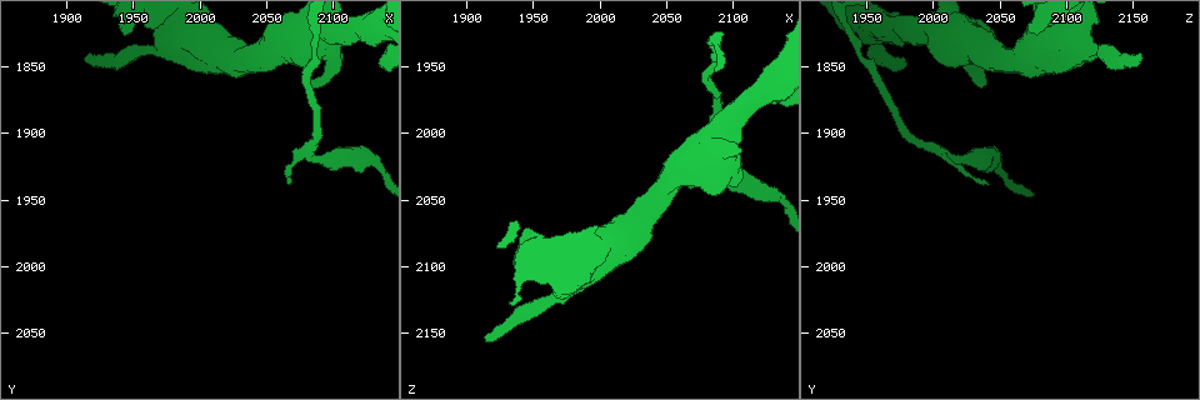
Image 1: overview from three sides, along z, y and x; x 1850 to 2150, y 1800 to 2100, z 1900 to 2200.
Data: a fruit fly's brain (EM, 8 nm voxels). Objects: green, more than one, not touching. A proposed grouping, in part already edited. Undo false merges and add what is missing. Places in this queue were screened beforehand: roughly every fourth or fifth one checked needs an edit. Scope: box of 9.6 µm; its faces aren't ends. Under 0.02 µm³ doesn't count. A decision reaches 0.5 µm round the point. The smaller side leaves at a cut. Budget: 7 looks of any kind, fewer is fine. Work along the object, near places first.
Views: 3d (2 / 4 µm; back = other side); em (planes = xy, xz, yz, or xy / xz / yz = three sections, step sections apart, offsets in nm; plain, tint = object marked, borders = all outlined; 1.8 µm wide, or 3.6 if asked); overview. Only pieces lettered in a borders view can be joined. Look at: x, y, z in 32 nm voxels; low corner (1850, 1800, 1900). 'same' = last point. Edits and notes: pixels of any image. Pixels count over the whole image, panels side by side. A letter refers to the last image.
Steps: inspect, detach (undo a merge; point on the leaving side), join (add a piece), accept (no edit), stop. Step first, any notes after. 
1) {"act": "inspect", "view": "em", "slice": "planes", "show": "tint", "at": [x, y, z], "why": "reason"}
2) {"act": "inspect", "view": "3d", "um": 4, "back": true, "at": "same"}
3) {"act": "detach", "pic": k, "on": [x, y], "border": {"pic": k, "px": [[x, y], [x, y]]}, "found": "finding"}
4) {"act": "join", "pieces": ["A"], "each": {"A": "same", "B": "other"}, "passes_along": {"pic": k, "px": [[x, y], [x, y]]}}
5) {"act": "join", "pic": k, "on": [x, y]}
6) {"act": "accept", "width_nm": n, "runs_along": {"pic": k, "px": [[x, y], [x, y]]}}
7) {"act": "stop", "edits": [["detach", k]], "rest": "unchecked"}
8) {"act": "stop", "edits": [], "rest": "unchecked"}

{"act": "inspect", "view": "em", "slice": "planes", "show": "borders", "at": [2084, 1862, 2040], "why": "thick end"}

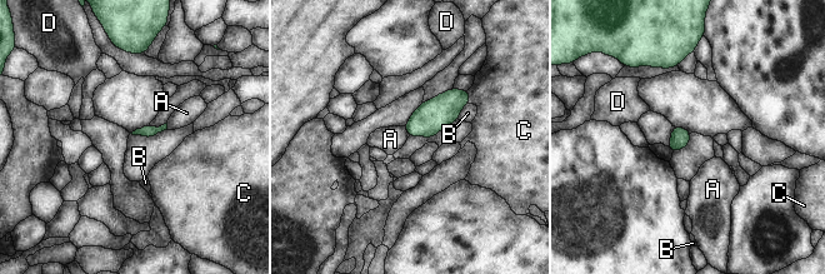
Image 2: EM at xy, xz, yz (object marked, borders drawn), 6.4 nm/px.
{"act": "accept", "each": {"A": "other", "B": "other", "C": "other", "D": "other"}, "found": "no lettered piece goes on from it"}

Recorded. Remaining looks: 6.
{"act": "inspect", "view": "em", "slice": "yz", "step": 16, "show": "tint", "at": [2068, 1938, 2042], "why": "an open end"}

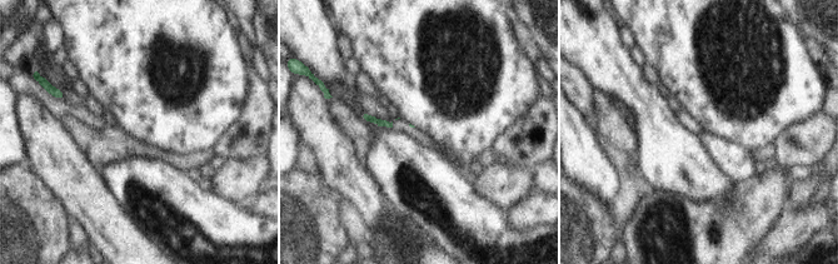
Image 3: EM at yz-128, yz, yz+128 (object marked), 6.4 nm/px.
{"act": "inspect", "view": "em", "slice": "planes", "show": "borders", "at": "same", "why": "another direction"}

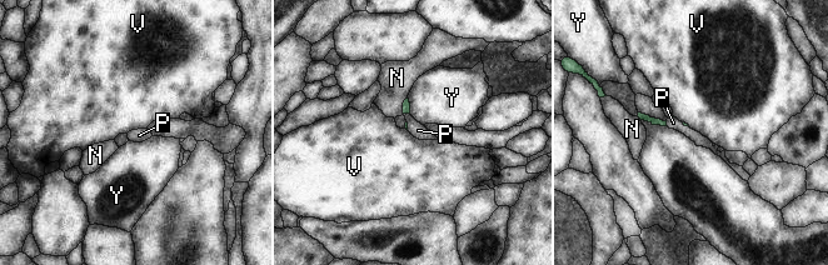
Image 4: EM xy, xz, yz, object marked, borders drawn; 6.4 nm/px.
{"act": "join", "pieces": ["P"], "each": {"N": "other", "P": "same", "V": "other", "Y": "other"}, "passes_along": {"pic": 4, "px": [[652, 120], [666, 123], [673, 123]]}, "found": "the neuron continues"}

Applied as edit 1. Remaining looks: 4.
{"act": "inspect", "view": "3d", "um": 4, "back": true, "at": [1914, 1844, 2156], "why": "free end"}

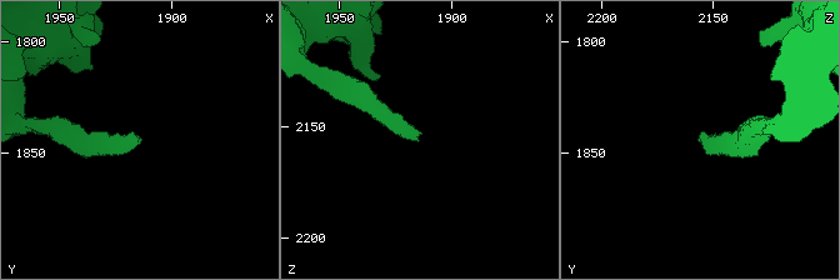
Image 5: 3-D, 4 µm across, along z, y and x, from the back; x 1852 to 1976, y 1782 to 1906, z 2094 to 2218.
{"act": "inspect", "view": "em", "slice": "yz", "step": 16, "show": "borders", "at": [1916, 1845, 2155]}

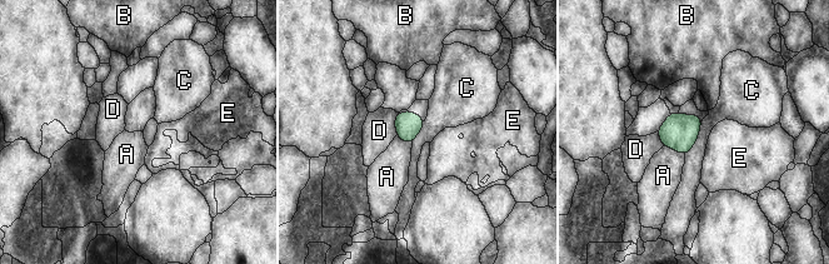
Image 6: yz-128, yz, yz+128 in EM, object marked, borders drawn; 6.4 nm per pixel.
{"act": "inspect", "view": "em", "slice": "planes", "show": "borders", "at": "same", "why": "cut it another way"}

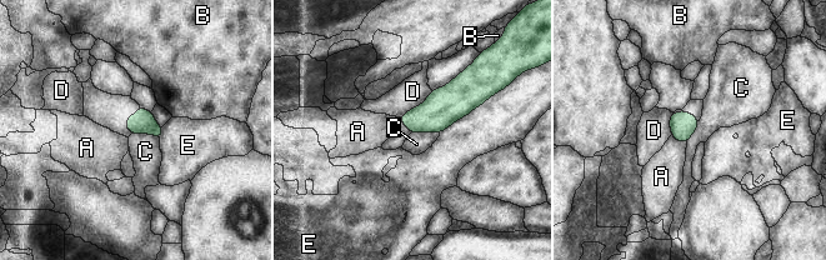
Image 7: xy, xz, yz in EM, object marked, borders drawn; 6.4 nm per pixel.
{"act": "accept", "each": {"A": "other", "B": "other", "C": "other", "D": "other", "E": "other"}, "border": {"pic": 7, "px": [[131, 133], [153, 134], [159, 140]]}, "found": "no lettered piece goes on from it"}

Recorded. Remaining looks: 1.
{"act": "stop", "edits": [["join", 4]], "rest": "unchecked"}

